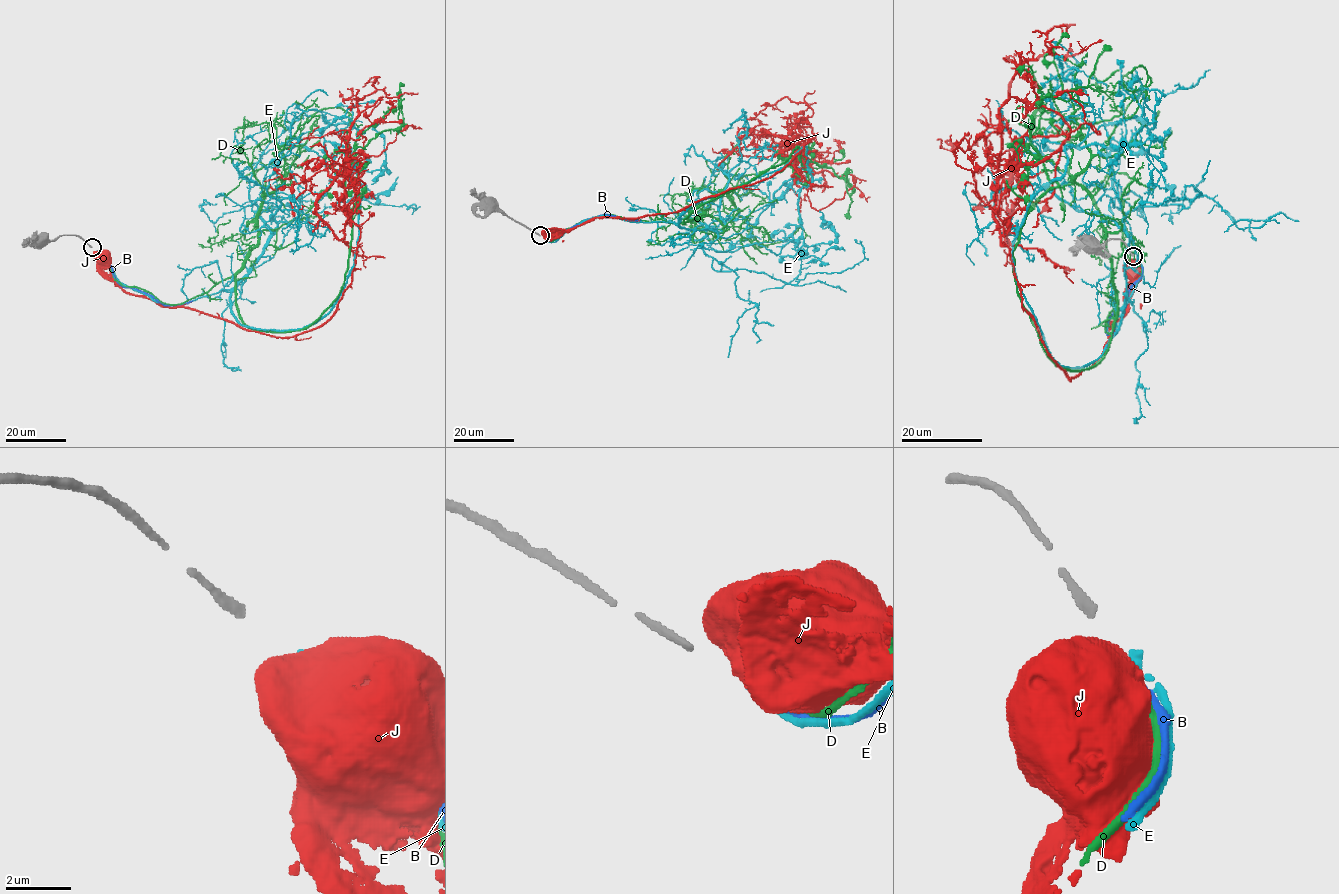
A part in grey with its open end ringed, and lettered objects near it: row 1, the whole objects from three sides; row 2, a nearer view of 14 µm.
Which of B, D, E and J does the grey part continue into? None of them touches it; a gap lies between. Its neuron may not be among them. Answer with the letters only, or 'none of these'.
B

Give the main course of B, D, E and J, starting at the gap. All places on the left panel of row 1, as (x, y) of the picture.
B: (97, 252), (110, 266), (115, 279), (124, 287), (152, 295), (165, 305), (183, 305), (193, 300)
D: (99, 252), (163, 303), (232, 277), (249, 327), (302, 330), (343, 285), (345, 174), (403, 126), (398, 93)
E: (97, 250), (156, 301), (223, 289), (243, 325), (301, 329), (344, 287), (364, 192), (322, 134), (365, 133)
J: (94, 251), (119, 287), (170, 307), (272, 336), (321, 327), (360, 235), (331, 176), (357, 102), (418, 93)

